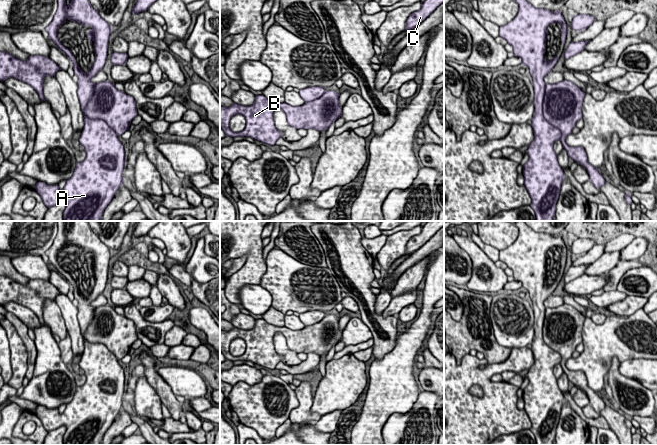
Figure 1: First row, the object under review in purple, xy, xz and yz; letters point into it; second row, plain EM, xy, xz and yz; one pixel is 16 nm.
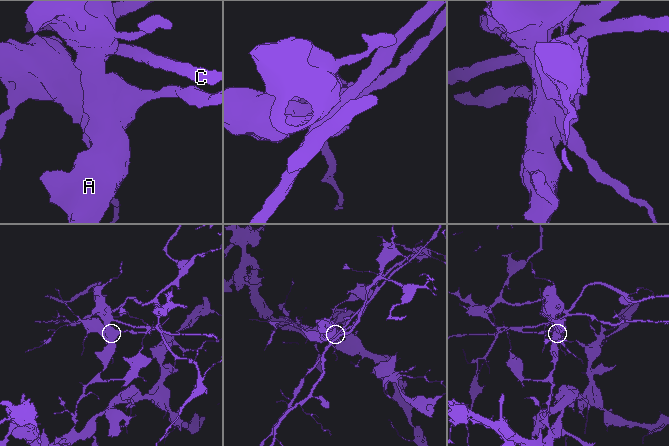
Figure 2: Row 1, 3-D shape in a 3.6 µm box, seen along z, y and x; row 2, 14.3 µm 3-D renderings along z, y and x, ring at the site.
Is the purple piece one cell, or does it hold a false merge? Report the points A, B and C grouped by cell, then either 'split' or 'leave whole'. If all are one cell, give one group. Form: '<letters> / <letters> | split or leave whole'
A / B C | split

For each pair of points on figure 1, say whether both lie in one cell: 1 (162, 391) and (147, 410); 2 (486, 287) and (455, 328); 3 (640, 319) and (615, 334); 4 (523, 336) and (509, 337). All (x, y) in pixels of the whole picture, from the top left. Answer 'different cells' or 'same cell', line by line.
1: different cells
2: different cells
3: same cell
4: same cell

